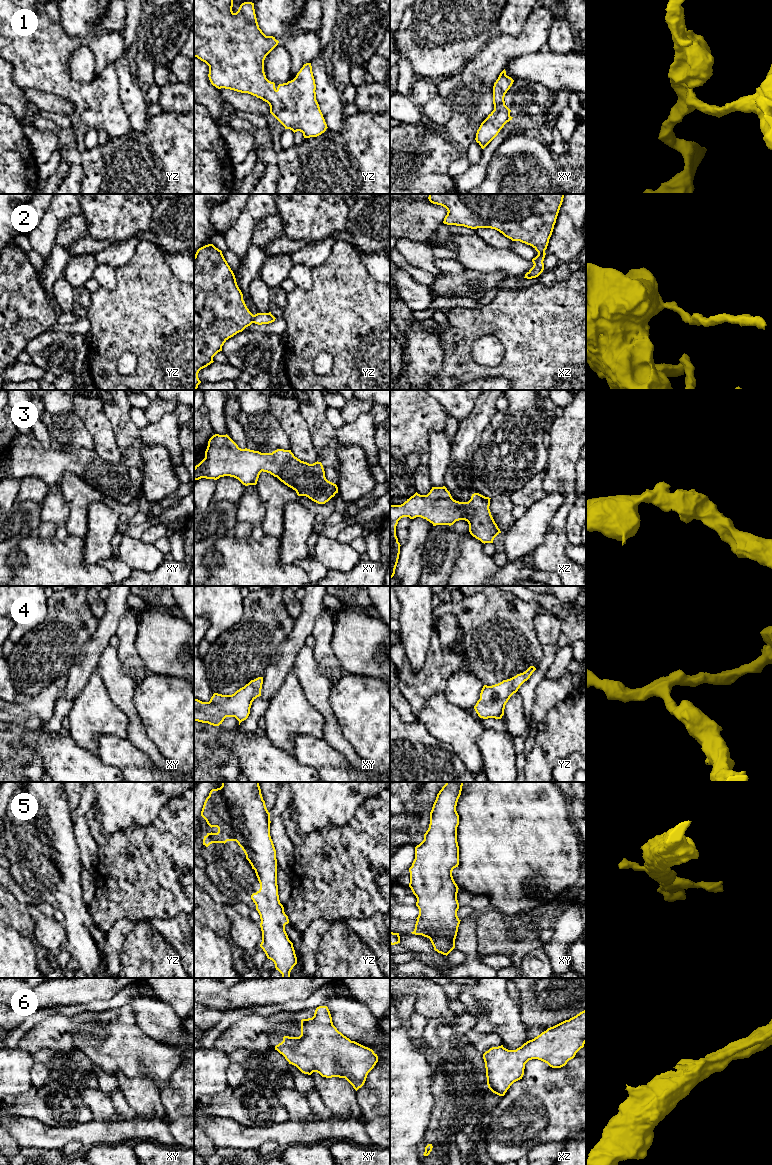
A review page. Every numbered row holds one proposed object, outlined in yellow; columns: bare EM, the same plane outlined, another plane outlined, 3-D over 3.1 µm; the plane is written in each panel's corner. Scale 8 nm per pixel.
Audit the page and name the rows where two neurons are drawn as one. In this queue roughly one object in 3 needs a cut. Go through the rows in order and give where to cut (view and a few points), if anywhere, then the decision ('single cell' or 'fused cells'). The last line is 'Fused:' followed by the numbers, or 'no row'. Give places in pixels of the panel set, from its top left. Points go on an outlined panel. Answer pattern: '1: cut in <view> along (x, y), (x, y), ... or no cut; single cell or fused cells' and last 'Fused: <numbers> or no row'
1: no cut; single cell
2: cut in yz along (252, 315), (253, 322); fused cells
3: no cut; single cell
4: no cut; single cell
5: no cut; single cell
6: no cut; single cell
Fused: 2

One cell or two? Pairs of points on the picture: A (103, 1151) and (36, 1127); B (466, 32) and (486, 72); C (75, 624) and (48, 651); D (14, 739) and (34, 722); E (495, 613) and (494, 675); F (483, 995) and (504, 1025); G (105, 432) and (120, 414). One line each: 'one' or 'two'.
A: two
B: two
C: one
D: one
E: one
F: one
G: two

